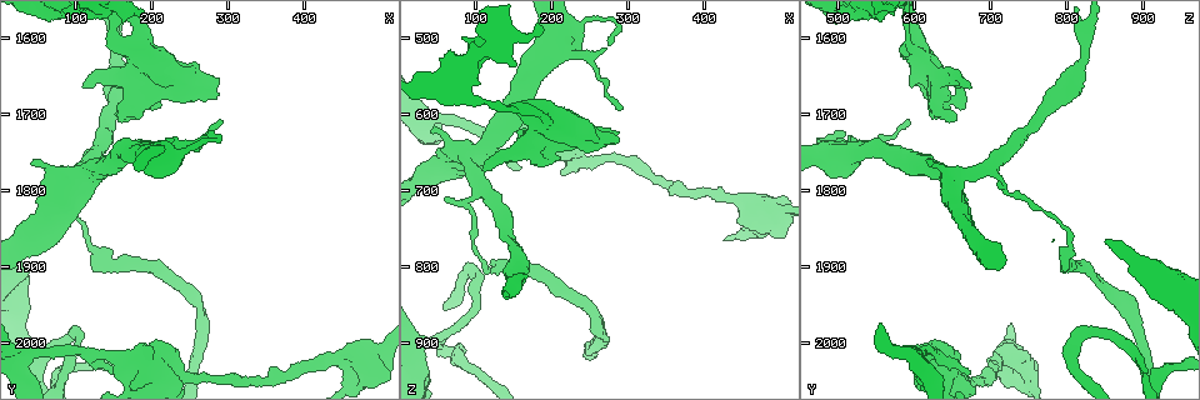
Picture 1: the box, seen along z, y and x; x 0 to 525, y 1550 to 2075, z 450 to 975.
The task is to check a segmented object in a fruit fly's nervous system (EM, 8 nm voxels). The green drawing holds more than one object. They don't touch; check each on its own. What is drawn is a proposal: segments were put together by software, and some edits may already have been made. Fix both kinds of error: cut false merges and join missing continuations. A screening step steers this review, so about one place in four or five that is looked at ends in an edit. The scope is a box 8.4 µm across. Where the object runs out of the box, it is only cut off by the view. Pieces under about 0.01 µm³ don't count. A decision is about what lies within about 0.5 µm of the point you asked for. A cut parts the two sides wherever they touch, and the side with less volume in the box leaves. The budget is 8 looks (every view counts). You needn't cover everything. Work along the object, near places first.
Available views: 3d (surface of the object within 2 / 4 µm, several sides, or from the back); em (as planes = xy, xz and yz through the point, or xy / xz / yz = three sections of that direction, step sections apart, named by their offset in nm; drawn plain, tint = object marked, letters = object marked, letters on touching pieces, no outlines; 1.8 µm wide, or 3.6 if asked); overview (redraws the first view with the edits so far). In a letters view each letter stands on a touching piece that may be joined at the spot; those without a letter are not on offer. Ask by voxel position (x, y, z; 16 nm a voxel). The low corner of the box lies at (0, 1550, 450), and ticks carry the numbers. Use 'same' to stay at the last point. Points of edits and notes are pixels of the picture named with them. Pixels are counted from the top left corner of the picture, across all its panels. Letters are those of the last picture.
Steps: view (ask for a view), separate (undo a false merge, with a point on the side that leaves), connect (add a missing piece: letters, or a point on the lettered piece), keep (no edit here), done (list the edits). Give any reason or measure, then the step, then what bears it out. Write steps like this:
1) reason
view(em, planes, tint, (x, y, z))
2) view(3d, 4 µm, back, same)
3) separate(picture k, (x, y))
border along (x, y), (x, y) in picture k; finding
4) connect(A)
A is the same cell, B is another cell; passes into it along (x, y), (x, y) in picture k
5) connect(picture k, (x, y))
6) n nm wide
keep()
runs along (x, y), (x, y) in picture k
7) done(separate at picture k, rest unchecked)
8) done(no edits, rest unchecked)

arms part here
view(3d, 2 µm, (35, 2015, 605))

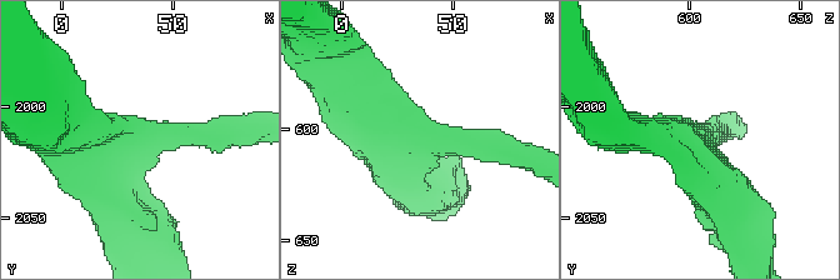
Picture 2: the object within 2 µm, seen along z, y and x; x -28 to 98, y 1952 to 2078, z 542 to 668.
3 arms; arms of 200, 280, 360 nm; need the tissue
view(em, yz, step 8, tint, (35, 2013, 605))

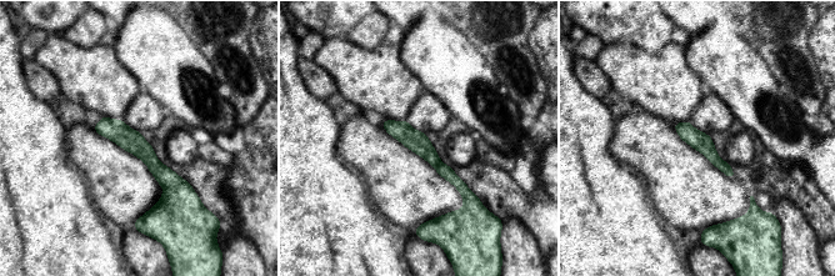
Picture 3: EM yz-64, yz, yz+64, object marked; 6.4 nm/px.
view(em, xz, step 16, letters, same)

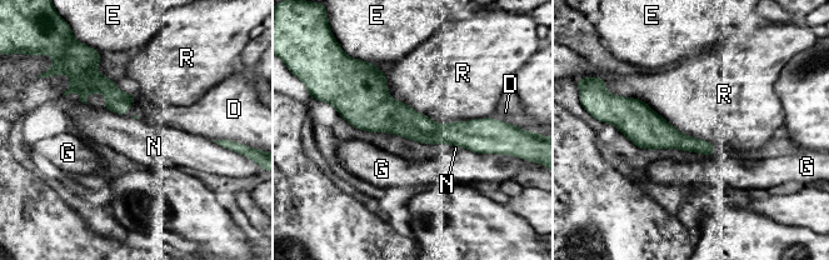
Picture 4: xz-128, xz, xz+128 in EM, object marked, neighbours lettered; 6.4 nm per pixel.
20 nm wide; R touches over 700 nm
keep()
D, E, G, N and R are other cells; one cell here

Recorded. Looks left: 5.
sharp bend
view(em, planes, letters, (105, 1770, 695))

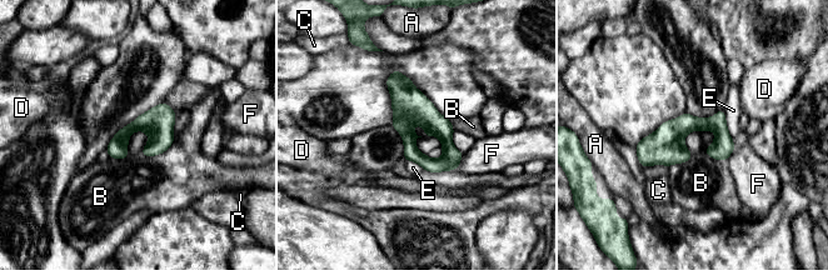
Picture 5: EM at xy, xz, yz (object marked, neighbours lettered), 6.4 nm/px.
160 nm wide
keep()
A, B, C, D, E and F are other cells; runs along (395, 74), (444, 134), (454, 166) in picture 5; continuous, no second cell

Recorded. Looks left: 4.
branch stops here
view(3d, 4 µm, (285, 1685, 625))

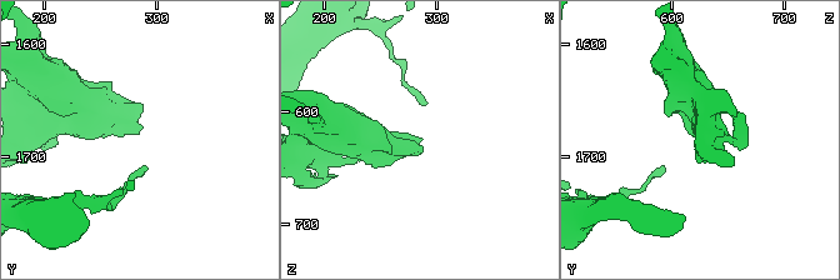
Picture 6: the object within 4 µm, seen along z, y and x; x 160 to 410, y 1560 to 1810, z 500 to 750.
now the EM
view(em, planes, letters, (286, 1680, 624))

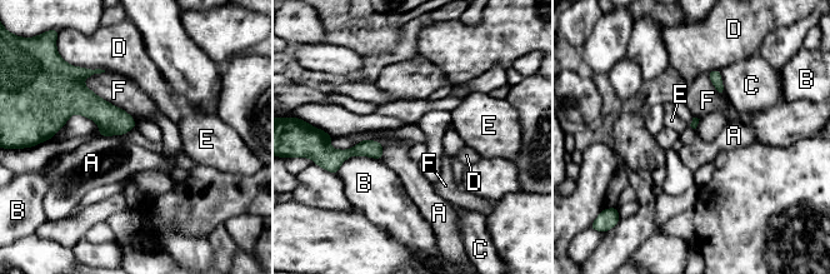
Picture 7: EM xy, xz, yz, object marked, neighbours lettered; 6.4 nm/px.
keep()
A, B, C, D, E and F are other cells; border along (368, 139), (381, 144), (381, 159) in picture 7; none of them fits

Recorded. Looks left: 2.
done(no edits, rest unchecked)

